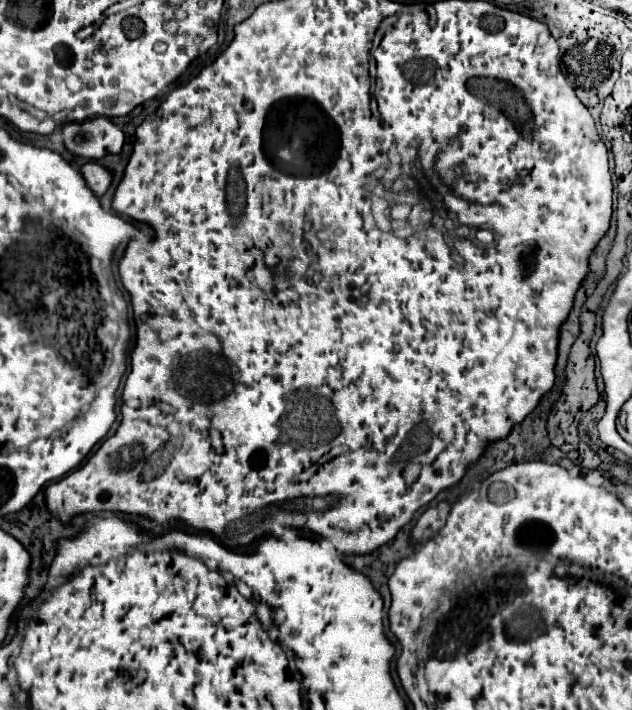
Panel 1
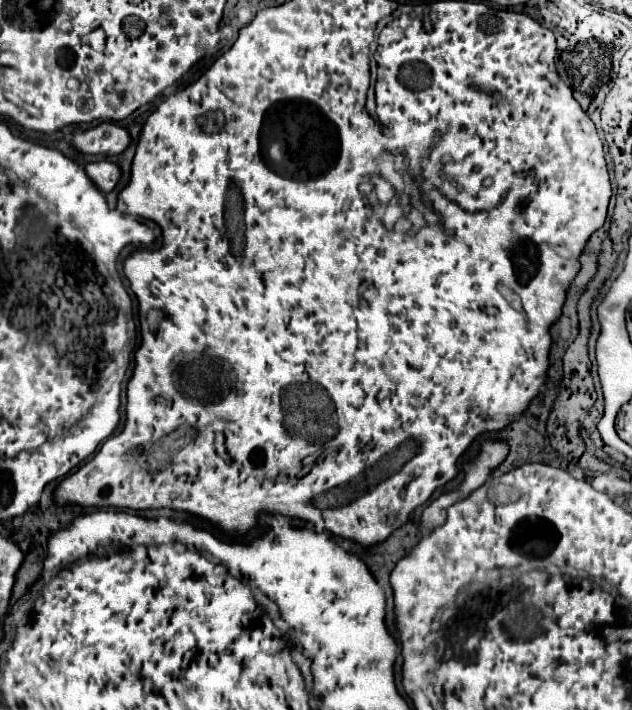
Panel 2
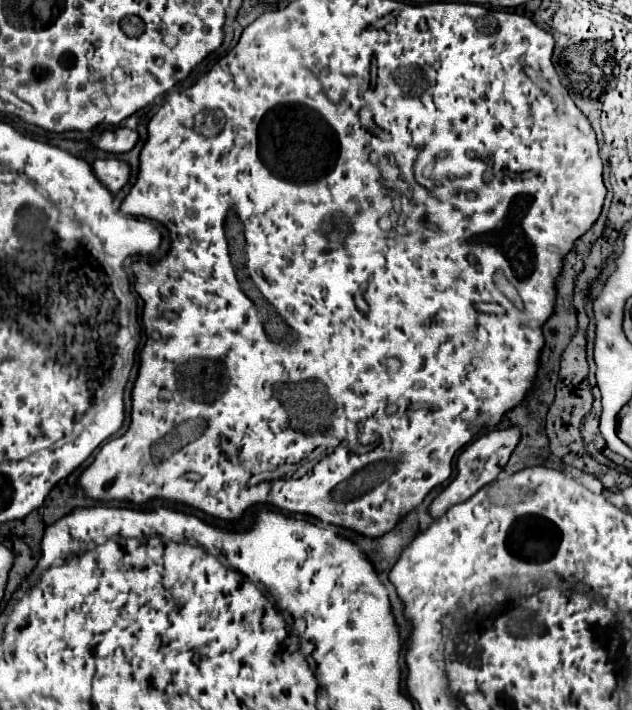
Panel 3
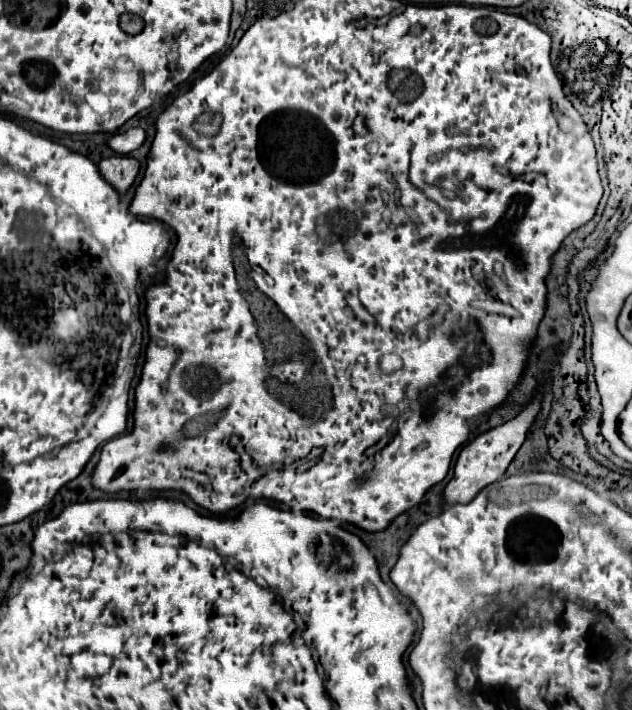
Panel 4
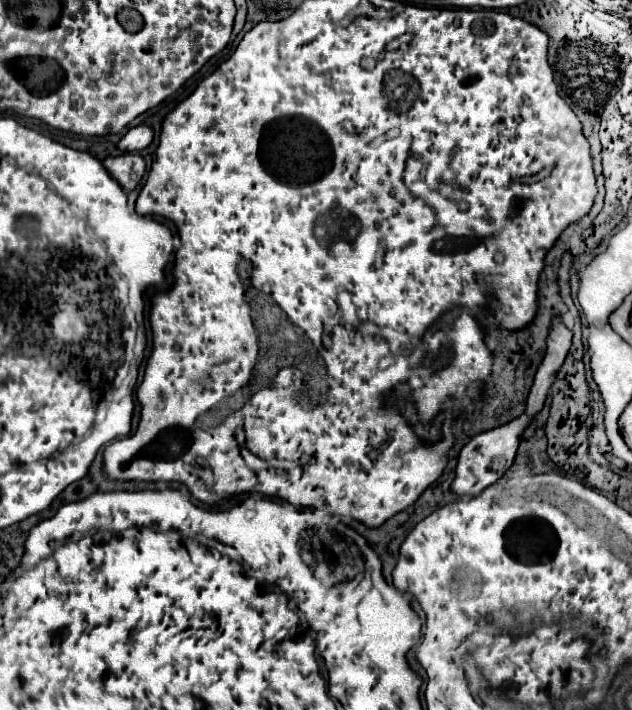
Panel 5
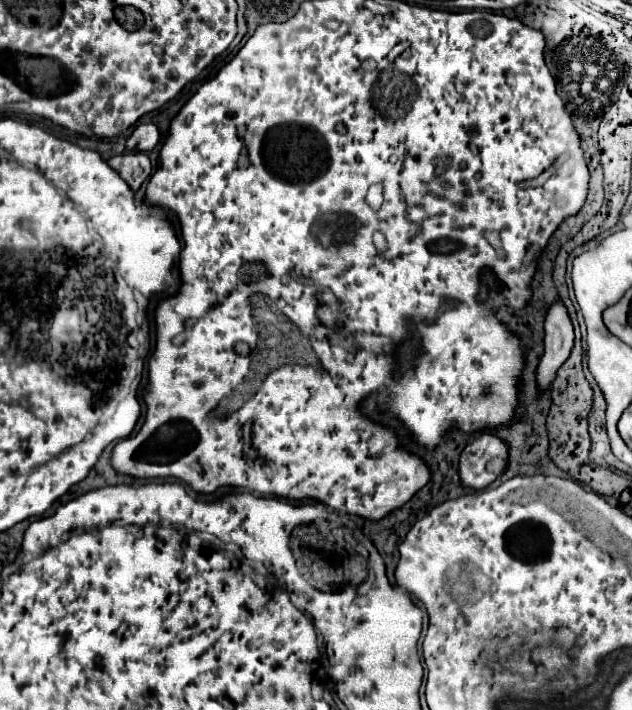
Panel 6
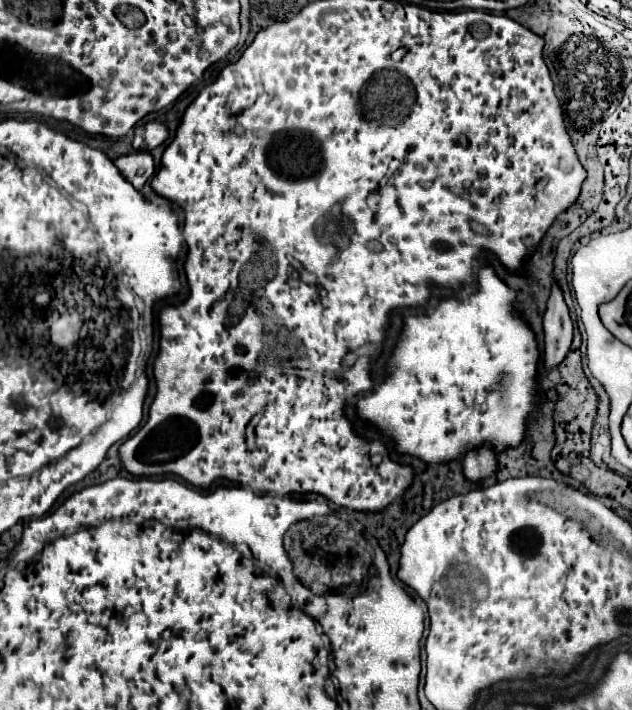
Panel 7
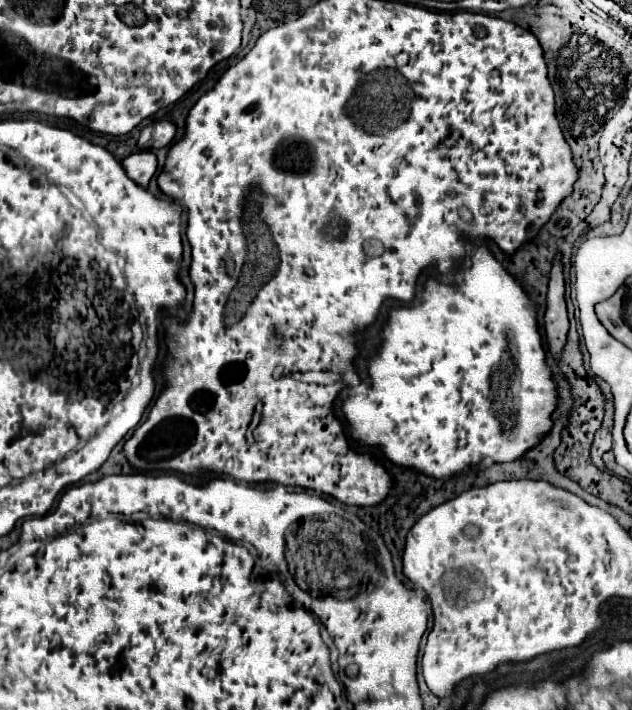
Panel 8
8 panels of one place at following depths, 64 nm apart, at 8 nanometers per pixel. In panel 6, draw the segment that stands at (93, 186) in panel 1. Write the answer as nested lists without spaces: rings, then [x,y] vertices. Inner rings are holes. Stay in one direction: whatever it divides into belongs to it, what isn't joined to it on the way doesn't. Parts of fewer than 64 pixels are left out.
[[[146,154],[114,156],[108,160],[108,164],[112,164],[112,168],[116,168],[116,172],[120,172],[120,176],[124,176],[124,182],[128,182],[128,186],[132,190],[138,190],[152,172],[152,166],[150,166],[150,160]]]

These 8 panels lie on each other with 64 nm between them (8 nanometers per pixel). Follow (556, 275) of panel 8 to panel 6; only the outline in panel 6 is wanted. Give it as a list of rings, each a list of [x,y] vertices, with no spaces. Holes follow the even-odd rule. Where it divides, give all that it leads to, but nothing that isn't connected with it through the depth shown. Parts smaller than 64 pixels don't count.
[[[560,298],[550,306],[544,330],[546,338],[544,338],[544,356],[538,366],[538,388],[548,388],[552,384],[558,368],[570,356],[574,344],[574,328]]]

